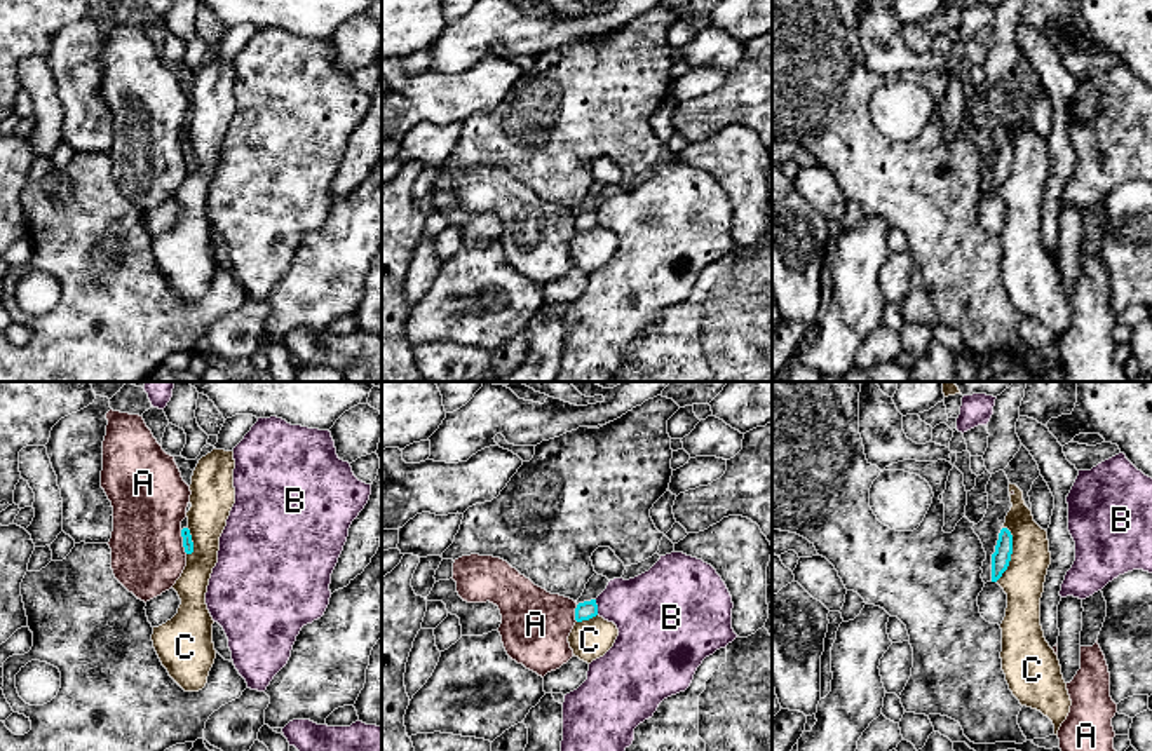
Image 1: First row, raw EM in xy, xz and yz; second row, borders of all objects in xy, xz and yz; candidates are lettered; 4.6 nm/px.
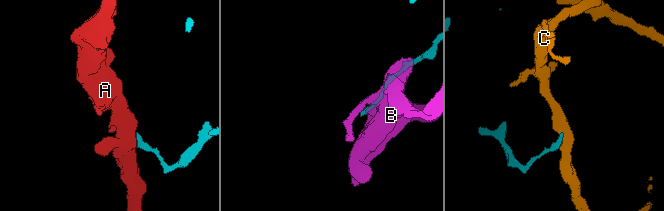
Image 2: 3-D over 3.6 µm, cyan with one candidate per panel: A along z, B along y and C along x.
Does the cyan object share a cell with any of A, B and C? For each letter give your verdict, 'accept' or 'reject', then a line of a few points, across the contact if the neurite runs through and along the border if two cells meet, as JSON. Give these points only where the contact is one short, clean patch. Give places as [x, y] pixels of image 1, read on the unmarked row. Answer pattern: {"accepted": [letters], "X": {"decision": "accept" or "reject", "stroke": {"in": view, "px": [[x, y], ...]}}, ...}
{"accepted": [], "A": {"decision": "reject", "stroke": {"in": "xy", "px": [[180, 140], [187, 162]]}}, "B": {"decision": "reject", "stroke": {"in": "xz", "px": [[595, 209], [598, 223]]}}, "C": {"decision": "reject", "stroke": {"in": "yz", "px": [[1006, 136], [1011, 145], [1011, 169], [996, 190]]}}}

